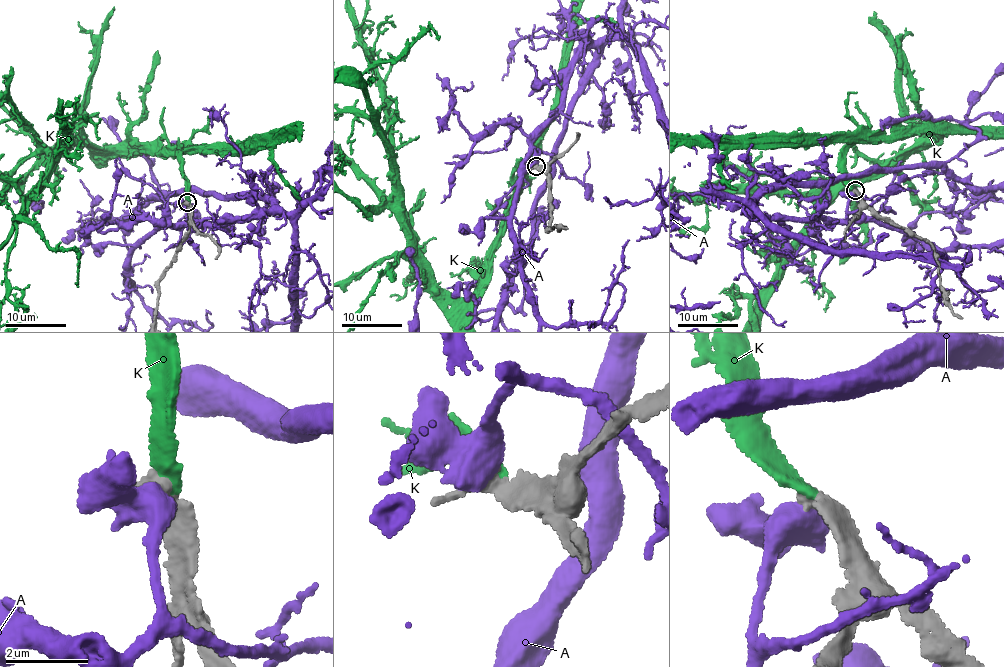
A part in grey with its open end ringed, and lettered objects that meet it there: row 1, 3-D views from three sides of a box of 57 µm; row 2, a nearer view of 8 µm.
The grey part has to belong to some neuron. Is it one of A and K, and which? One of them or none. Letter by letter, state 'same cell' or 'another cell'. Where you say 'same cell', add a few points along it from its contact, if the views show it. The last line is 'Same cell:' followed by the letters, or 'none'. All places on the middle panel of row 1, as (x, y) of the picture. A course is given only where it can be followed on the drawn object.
A: another cell
K: same cell
Same cell: K

